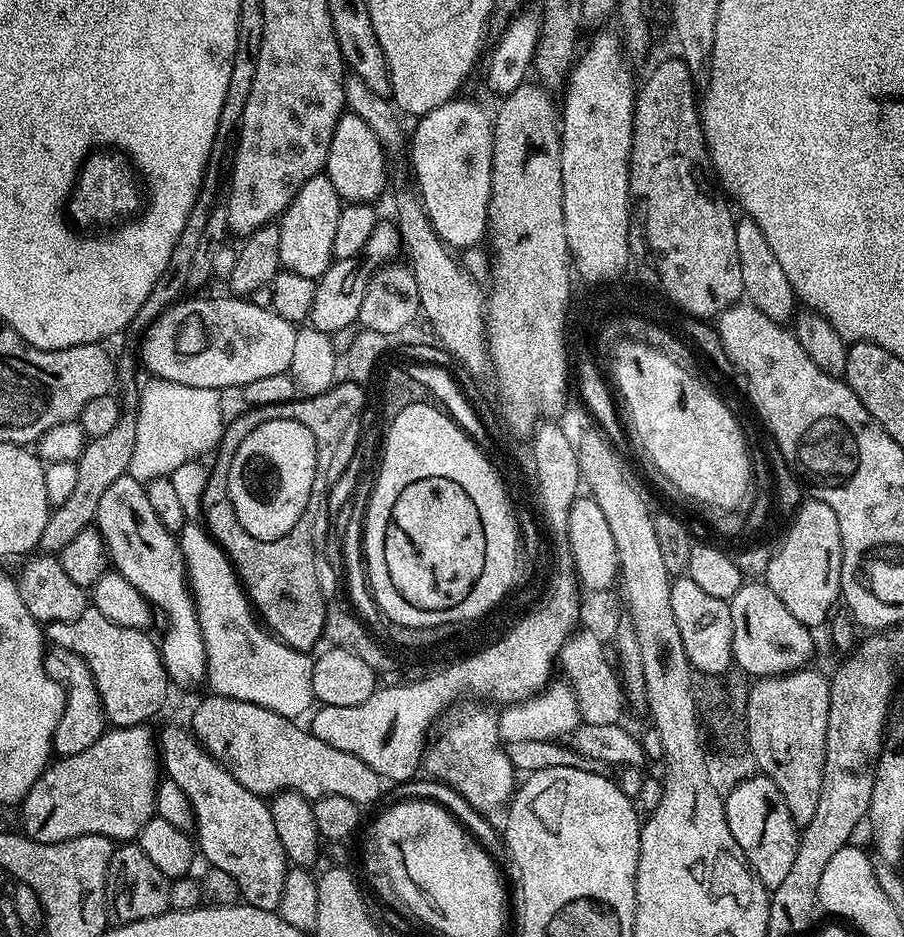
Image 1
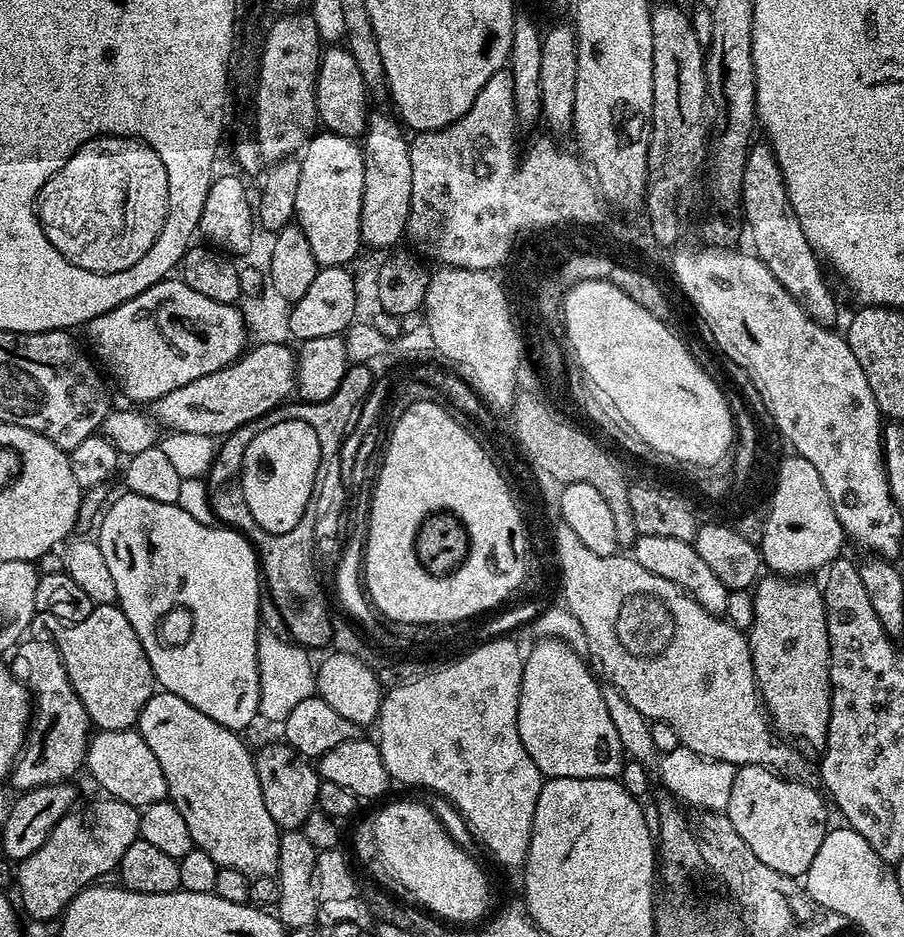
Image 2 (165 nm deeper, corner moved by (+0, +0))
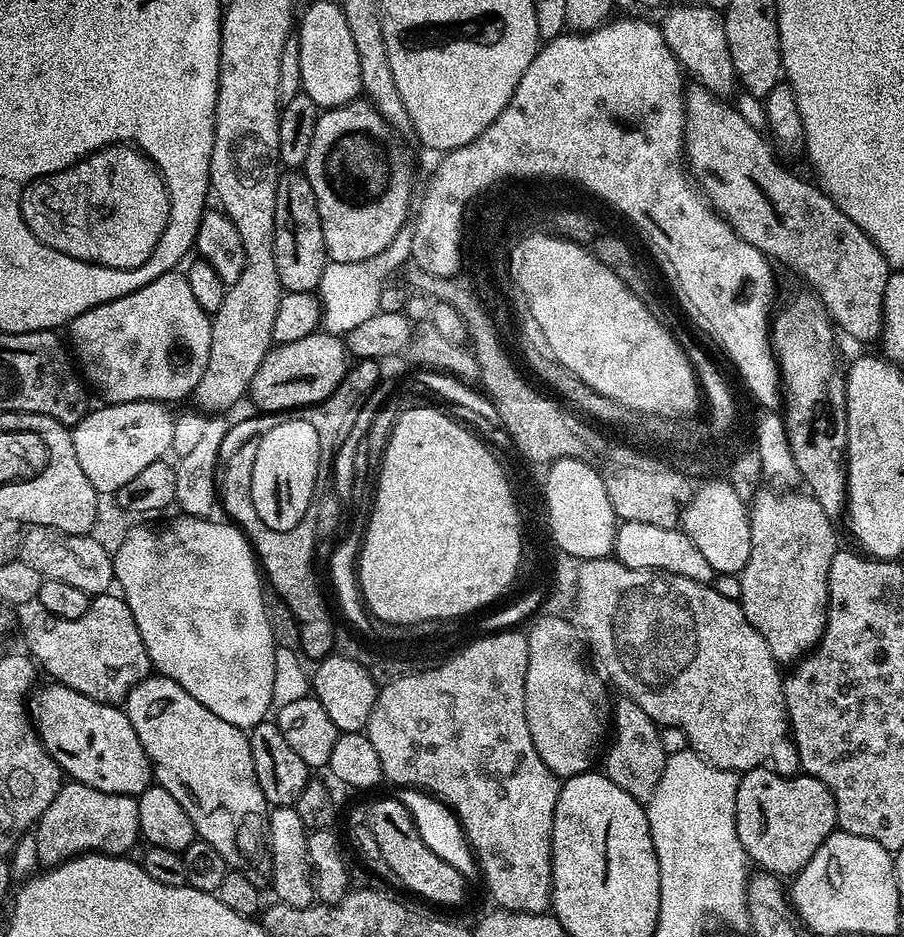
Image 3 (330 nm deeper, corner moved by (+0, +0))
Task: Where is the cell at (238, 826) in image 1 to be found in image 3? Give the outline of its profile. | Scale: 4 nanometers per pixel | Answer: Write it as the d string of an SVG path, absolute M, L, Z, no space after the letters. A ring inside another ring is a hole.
M159 674L145 676L129 690L126 697L126 711L130 718L130 726L134 726L134 734L138 734L138 742L142 742L142 750L146 750L148 760L152 764L155 783L159 787L170 790L170 794L174 794L174 798L178 798L182 810L186 810L186 814L190 814L190 822L194 822L197 837L210 842L210 846L214 846L214 850L218 850L218 854L222 854L229 869L246 874L246 878L250 878L250 882L254 882L254 886L258 886L262 890L267 889L272 882L272 853L268 850L266 835L270 805L262 794L262 786L258 786L258 774L254 774L254 758L252 757L252 747L248 741L248 732L238 726L230 726L230 722L218 718L218 714L210 714L210 710L206 710L206 706L202 706L202 702L198 702L198 698L190 698L190 694L186 694L186 690L182 690L182 686L178 686L178 682Z

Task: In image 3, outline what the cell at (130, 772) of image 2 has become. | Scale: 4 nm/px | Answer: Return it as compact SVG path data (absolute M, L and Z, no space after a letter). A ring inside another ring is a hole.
M48 682L45 688L39 688L30 696L30 719L42 746L54 758L54 762L58 762L65 777L94 790L137 798L150 787L154 780L152 764L146 750L142 750L142 742L138 742L138 734L134 734L134 726L130 726L130 718L123 707L86 698L86 694L78 694L78 690L70 690L64 684Z

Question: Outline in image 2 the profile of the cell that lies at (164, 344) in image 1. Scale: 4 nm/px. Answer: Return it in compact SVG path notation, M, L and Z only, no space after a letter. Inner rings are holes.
M180 278L158 282L138 298L130 298L130 302L94 318L86 332L95 359L102 368L104 363L103 371L116 379L130 399L148 402L202 378L202 374L214 374L214 370L233 364L245 351L244 339L250 336L235 303L214 302Z

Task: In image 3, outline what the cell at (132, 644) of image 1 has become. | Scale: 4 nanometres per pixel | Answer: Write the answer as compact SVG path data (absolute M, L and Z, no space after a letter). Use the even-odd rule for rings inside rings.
M119 594L95 597L82 618L63 620L54 618L49 612L36 614L28 624L28 648L33 661L43 671L45 668L55 683L64 684L70 690L78 690L78 694L86 694L86 698L94 698L107 704L119 705L127 697L129 690L150 672L148 651L142 642L142 634L138 634L138 626L134 622L134 614L130 614L130 606Z

